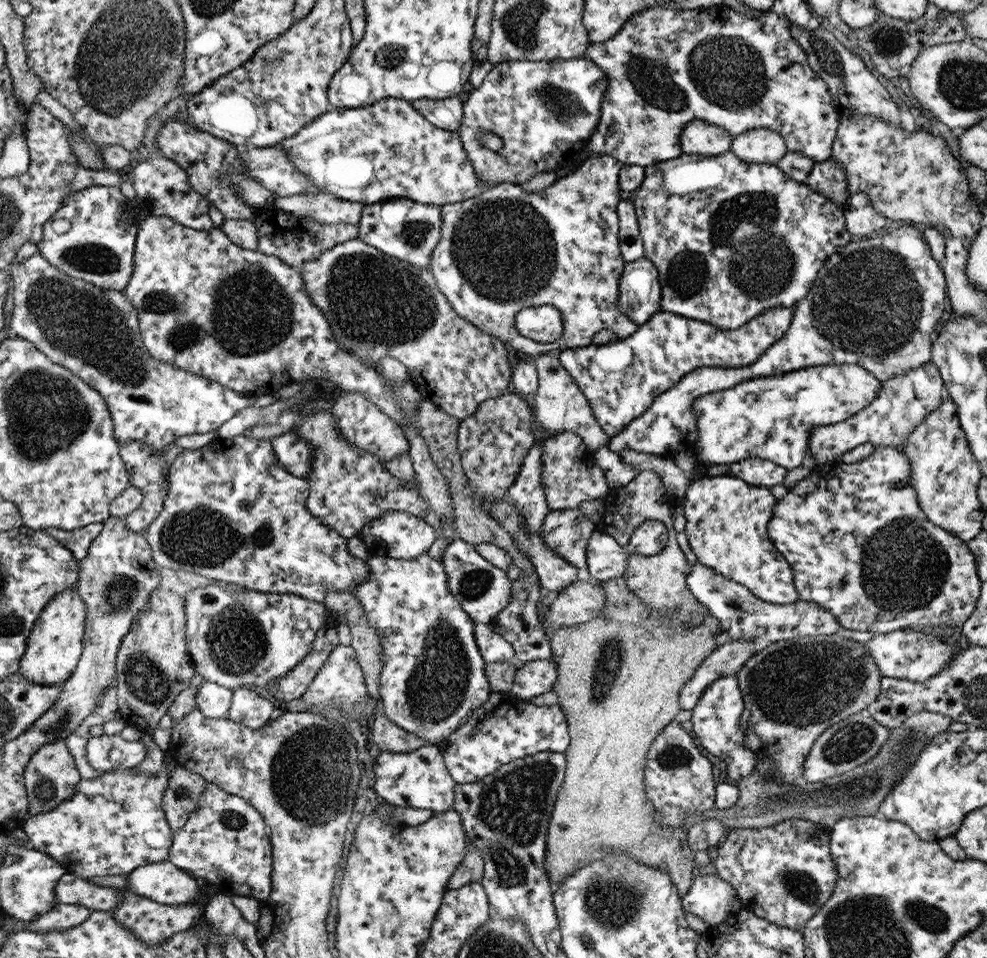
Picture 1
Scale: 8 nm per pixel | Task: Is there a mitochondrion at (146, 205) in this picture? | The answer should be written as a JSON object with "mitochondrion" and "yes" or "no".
{"mitochondrion":"no"}

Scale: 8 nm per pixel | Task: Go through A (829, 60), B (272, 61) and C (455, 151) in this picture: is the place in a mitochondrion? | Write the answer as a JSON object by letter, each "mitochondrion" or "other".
{"A":"mitochondrion","B":"mitochondrion","C":"other"}

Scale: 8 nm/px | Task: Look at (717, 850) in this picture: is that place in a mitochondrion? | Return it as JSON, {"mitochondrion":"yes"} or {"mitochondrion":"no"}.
{"mitochondrion":"no"}

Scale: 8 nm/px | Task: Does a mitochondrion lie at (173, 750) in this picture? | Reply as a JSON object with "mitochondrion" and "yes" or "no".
{"mitochondrion":"no"}

